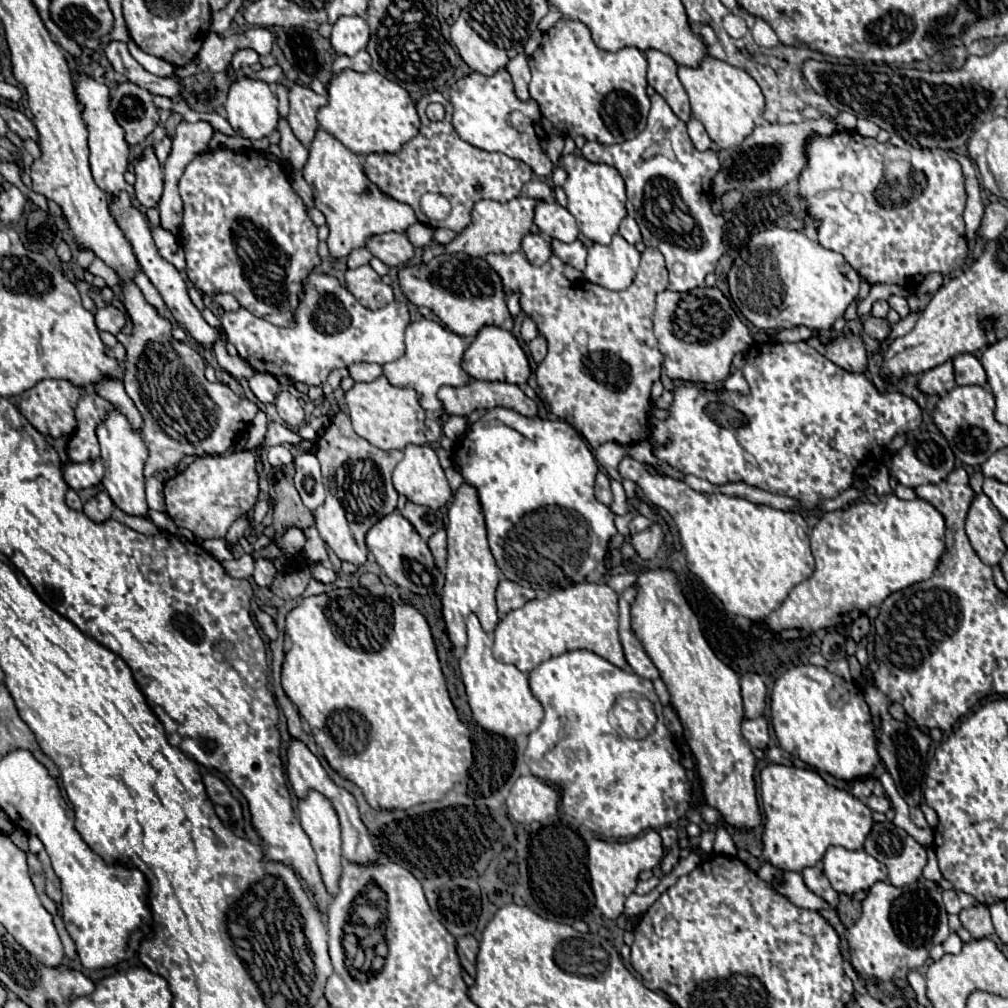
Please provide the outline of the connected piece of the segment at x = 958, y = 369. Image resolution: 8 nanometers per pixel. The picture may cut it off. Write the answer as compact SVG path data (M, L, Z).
M971 353L955 355L953 357L953 371L955 371L957 385L969 385L969 383L985 385L985 369L983 369L981 361Z

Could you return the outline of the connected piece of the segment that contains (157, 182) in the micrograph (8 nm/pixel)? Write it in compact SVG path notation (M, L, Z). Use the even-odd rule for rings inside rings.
M145 147L135 163L135 197L143 207L157 207L163 191L163 167L153 147Z

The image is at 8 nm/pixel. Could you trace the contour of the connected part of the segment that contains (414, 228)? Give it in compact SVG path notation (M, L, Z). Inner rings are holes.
M413 223L405 235L415 247L425 247L433 241L433 229L429 225L423 225L423 223Z

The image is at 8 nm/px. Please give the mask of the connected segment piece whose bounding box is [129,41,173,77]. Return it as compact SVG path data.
M129 41L129 51L145 71L149 71L153 75L159 75L159 77L169 77L173 73L173 65L169 61L145 53L139 45L135 45L135 41Z

